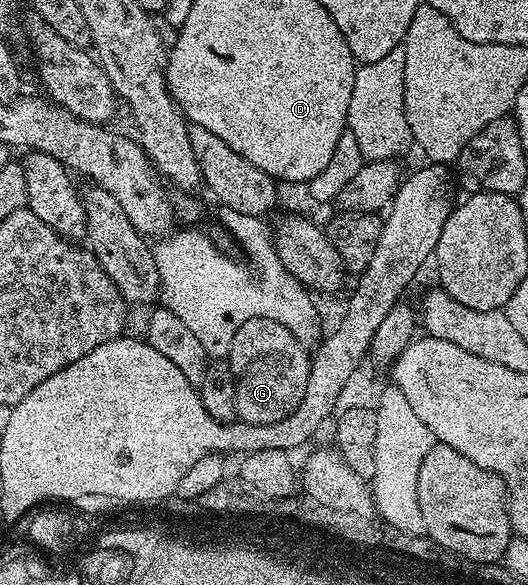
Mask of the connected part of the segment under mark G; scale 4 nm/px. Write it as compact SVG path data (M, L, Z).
M251 319L234 333L228 347L226 362L236 382L236 419L242 423L270 425L290 417L306 393L310 355L305 344L300 343L278 321Z

